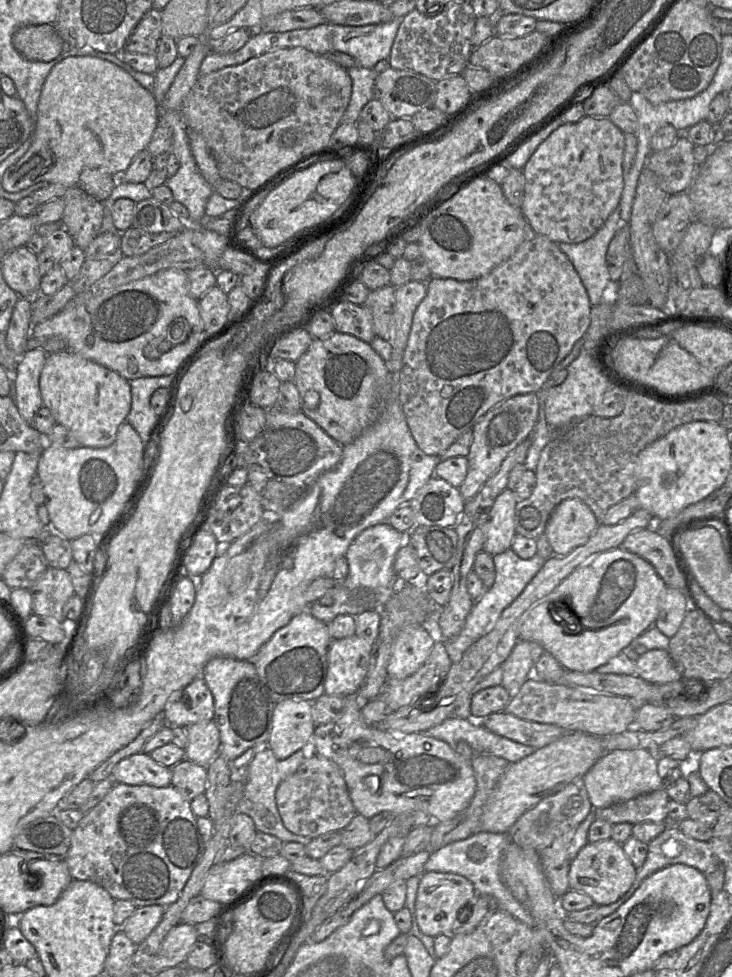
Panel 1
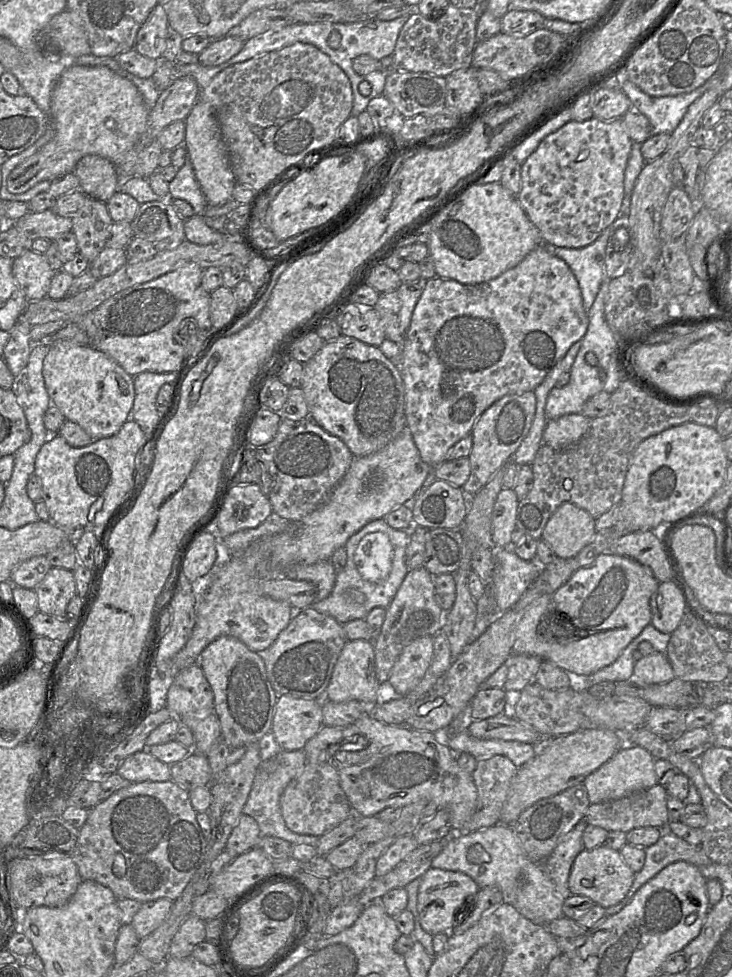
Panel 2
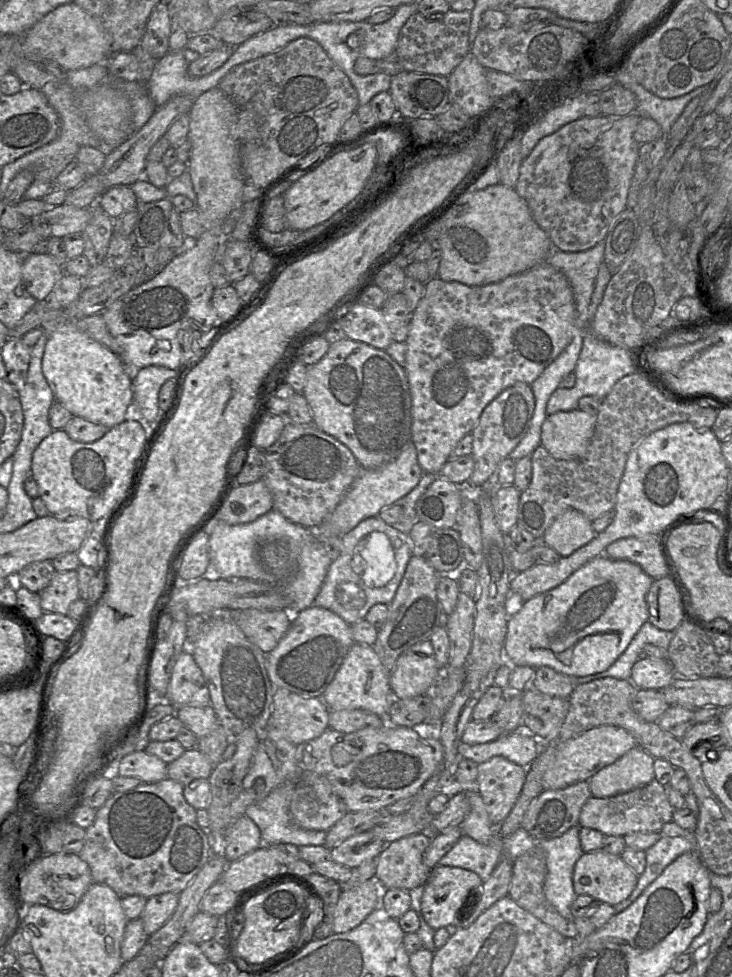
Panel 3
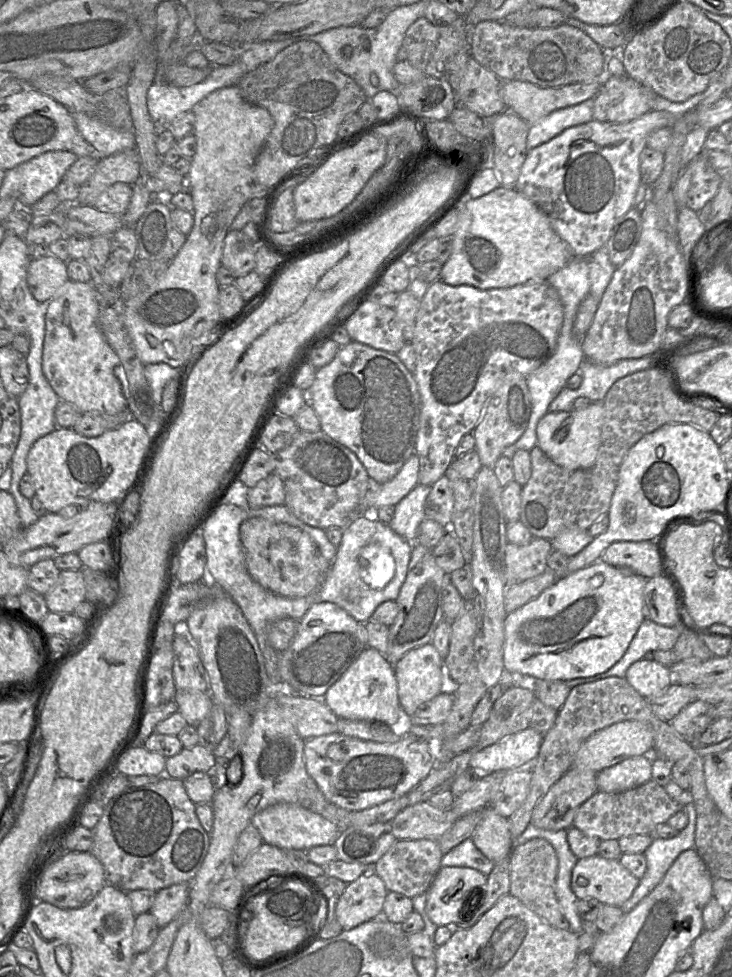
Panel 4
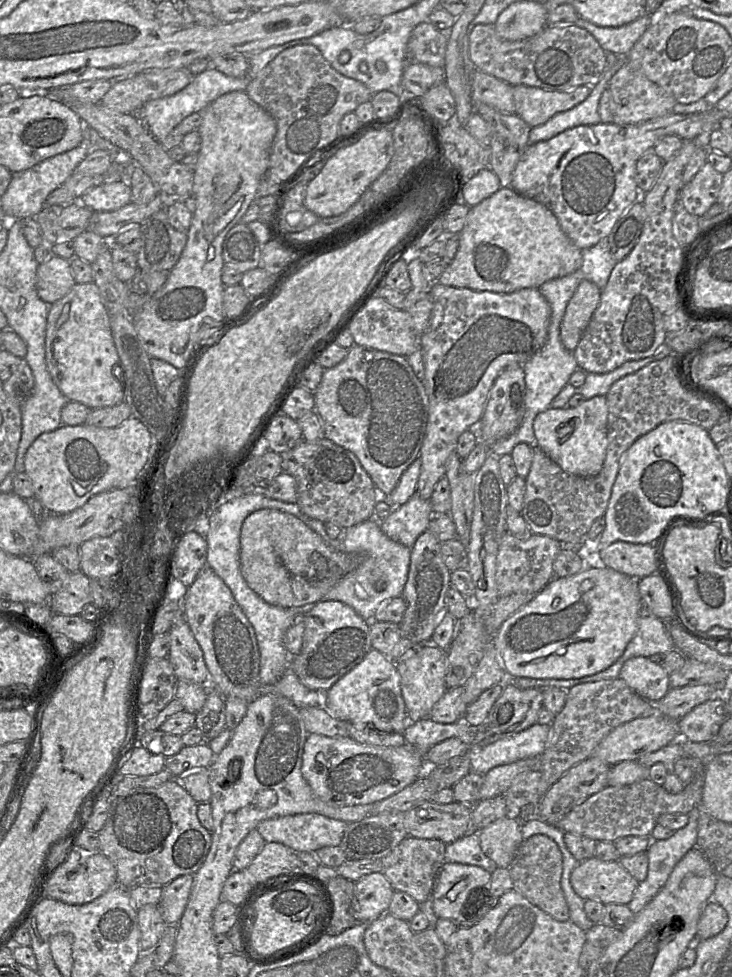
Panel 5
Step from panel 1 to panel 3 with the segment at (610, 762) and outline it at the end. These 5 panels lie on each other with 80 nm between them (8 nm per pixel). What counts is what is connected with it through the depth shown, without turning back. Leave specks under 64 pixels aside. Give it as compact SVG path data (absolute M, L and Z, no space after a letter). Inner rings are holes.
M634 747L588 779L591 796L611 797L647 785L655 779L654 757Z

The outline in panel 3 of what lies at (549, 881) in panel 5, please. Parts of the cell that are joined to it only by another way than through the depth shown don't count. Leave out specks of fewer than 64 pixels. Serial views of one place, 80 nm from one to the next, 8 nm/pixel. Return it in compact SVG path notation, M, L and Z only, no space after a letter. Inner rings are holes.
M532 849L519 856L512 864L512 877L508 896L522 909L526 910L544 924L552 927L566 938L576 938L578 931L574 921L562 917L547 901L544 881L547 874L546 857L540 849Z

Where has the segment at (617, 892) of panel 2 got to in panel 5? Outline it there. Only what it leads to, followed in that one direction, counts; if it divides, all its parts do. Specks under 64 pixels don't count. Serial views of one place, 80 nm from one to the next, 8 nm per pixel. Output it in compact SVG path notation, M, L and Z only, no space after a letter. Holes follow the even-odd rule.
M595 856L577 864L570 882L583 900L598 900L604 905L627 905L639 884L619 861L605 862Z

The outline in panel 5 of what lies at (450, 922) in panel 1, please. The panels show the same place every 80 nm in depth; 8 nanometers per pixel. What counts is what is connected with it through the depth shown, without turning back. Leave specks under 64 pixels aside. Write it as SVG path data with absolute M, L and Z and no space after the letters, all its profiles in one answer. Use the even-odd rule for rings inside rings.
M444 862L432 890L432 908L438 918L455 921L458 916L470 916L480 895L476 892L486 887L491 873L481 867L460 863ZM465 903L471 903L466 908Z

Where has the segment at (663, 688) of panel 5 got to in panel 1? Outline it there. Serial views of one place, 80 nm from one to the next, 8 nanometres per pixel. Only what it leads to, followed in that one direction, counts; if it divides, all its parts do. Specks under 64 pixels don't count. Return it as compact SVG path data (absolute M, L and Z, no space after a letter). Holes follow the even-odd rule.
M652 649L635 662L636 675L652 684L666 684L681 680L667 650Z

